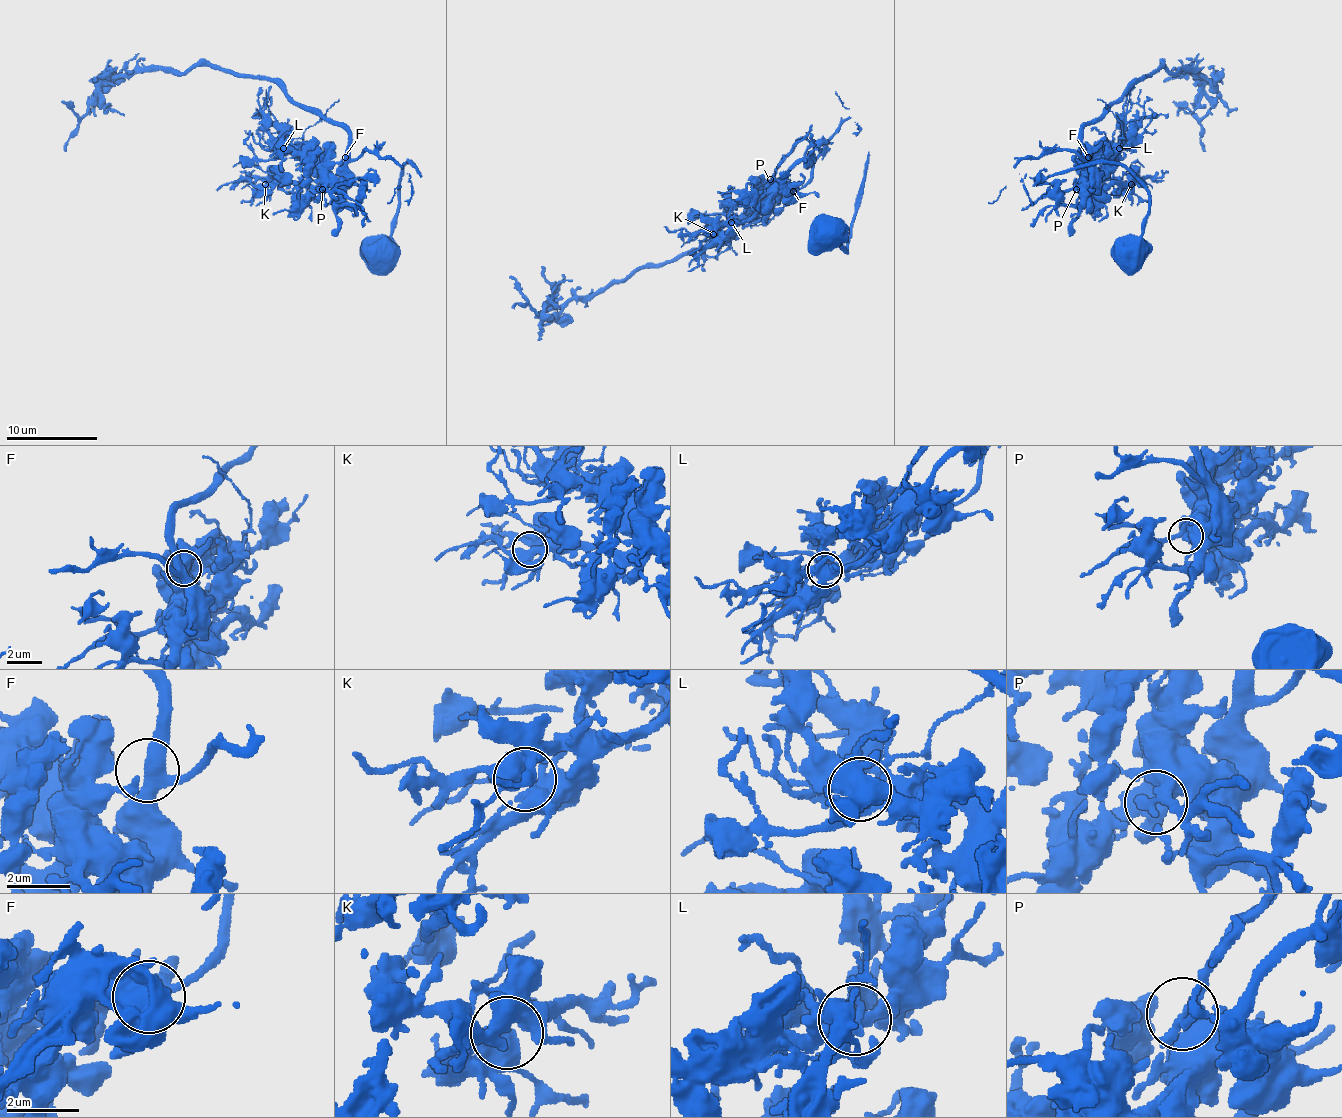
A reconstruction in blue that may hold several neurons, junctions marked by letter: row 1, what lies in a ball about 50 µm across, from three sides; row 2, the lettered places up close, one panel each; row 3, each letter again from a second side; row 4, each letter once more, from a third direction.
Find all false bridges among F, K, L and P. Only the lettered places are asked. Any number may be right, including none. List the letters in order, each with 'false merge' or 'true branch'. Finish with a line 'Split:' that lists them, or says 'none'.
F: true branch
K: true branch
L: true branch
P: true branch
Split: none

